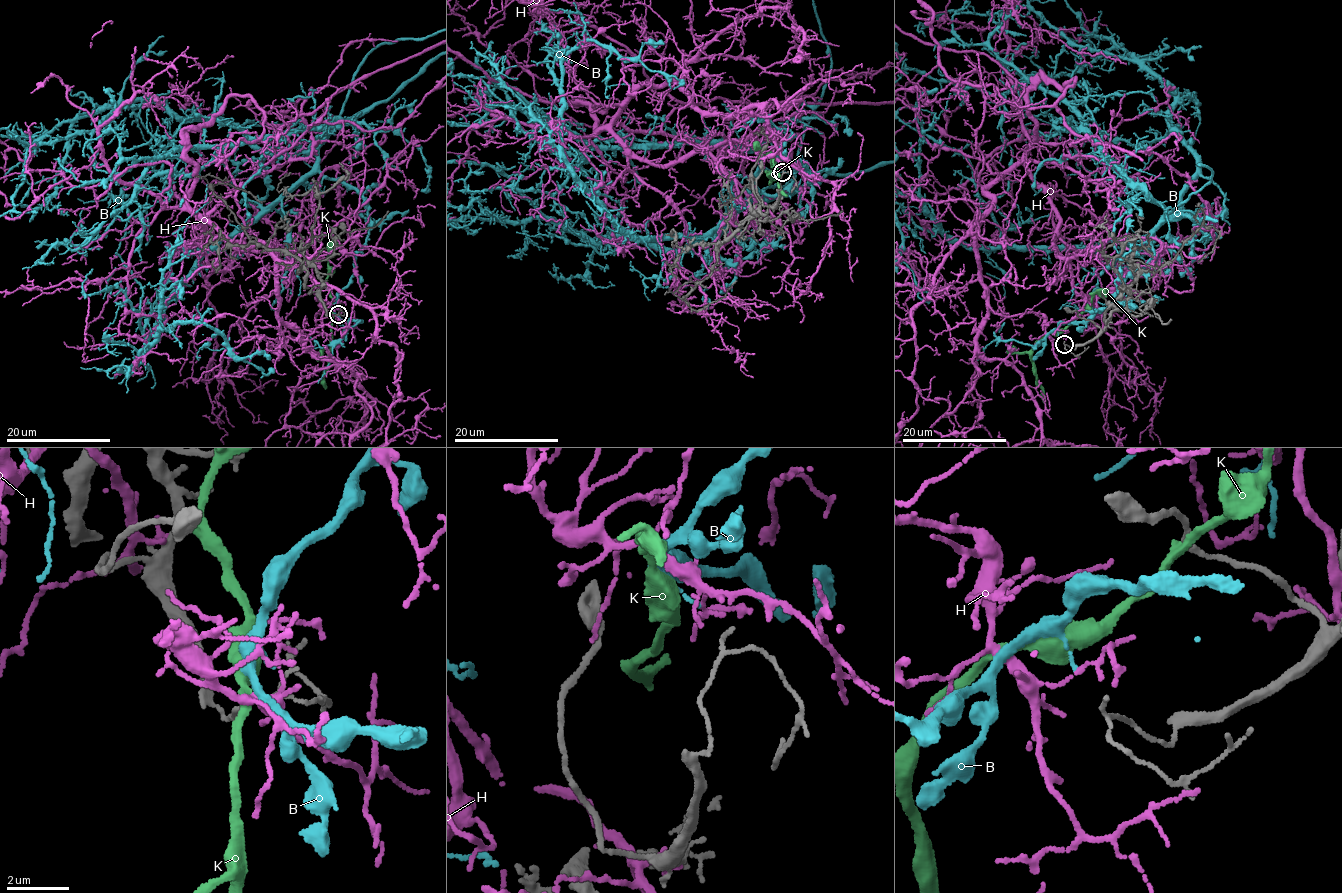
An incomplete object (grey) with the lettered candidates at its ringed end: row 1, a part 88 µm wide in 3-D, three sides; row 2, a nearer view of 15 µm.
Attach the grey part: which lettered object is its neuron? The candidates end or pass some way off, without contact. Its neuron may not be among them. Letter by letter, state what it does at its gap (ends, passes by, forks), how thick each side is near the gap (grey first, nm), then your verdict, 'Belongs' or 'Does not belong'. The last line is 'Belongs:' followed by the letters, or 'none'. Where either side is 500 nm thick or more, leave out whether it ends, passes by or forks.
B: It ends there. Thickness 130 nm (grey) against 110 nm. Does not belong
H: It ends there. Thickness 130 nm (grey) against 120 nm. Does not belong
K: Thickness 130 nm (grey) against 600 nm. Does not belong
Belongs: none

